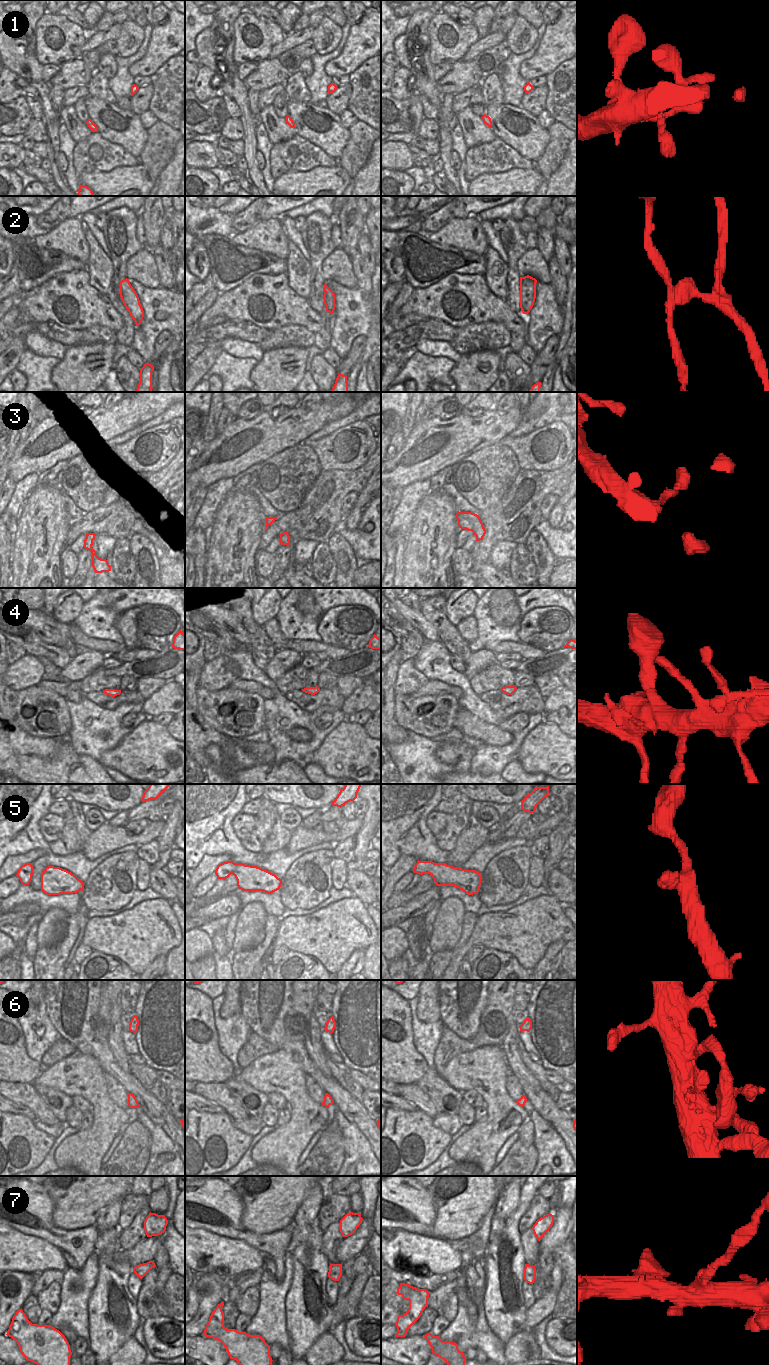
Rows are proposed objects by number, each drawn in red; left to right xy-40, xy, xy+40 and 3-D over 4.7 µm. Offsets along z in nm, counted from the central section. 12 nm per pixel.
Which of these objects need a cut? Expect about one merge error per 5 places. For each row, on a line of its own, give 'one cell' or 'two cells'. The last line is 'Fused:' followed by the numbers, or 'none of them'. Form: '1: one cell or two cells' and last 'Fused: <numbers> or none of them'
1: one cell
2: two cells
3: one cell
4: one cell
5: one cell
6: one cell
7: one cell
Fused: 2

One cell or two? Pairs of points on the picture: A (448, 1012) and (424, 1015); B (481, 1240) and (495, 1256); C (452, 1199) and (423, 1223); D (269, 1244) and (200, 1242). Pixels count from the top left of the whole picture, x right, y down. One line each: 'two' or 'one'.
A: two
B: two
C: two
D: two

